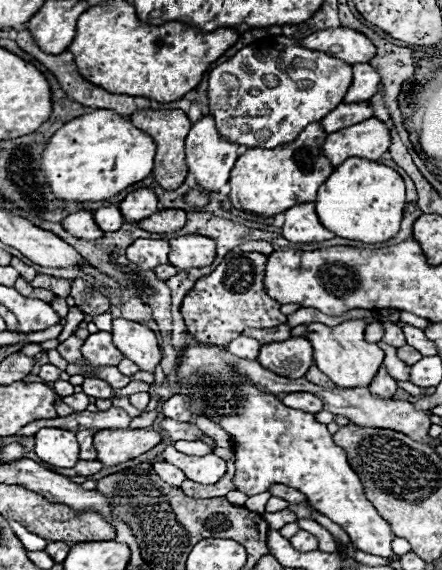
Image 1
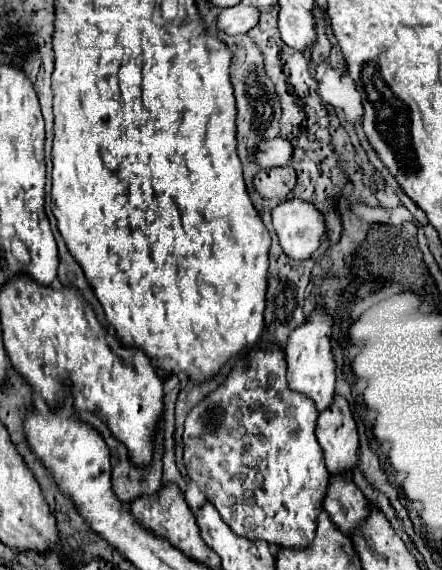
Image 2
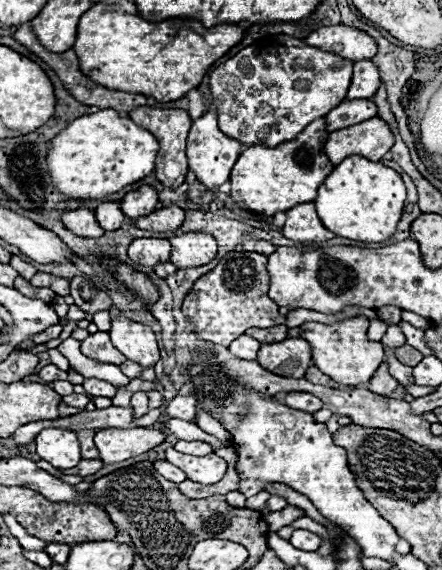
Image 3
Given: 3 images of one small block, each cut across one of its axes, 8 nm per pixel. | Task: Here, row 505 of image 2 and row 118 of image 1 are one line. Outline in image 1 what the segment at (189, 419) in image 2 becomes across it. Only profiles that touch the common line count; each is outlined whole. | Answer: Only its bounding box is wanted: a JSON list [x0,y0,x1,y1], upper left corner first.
[208,36,352,148]

